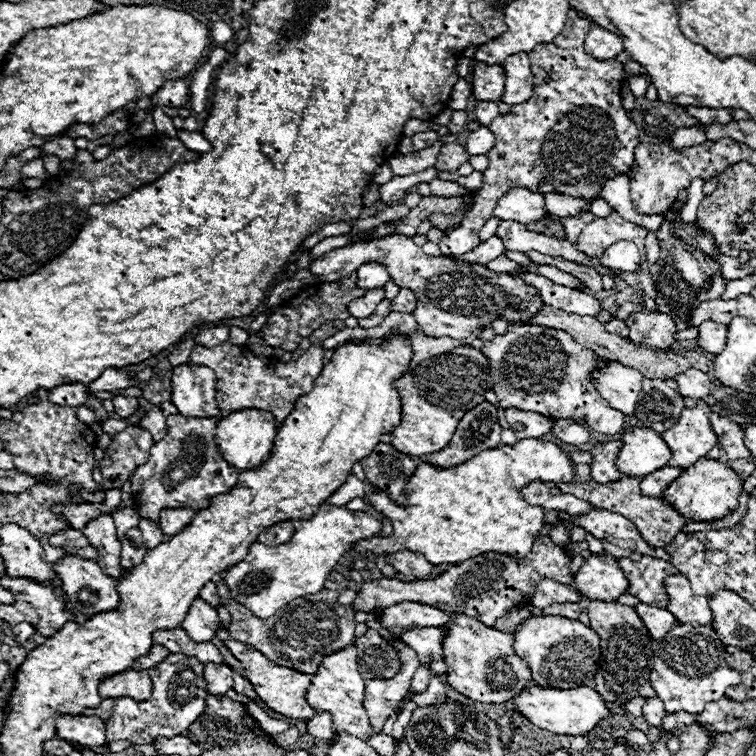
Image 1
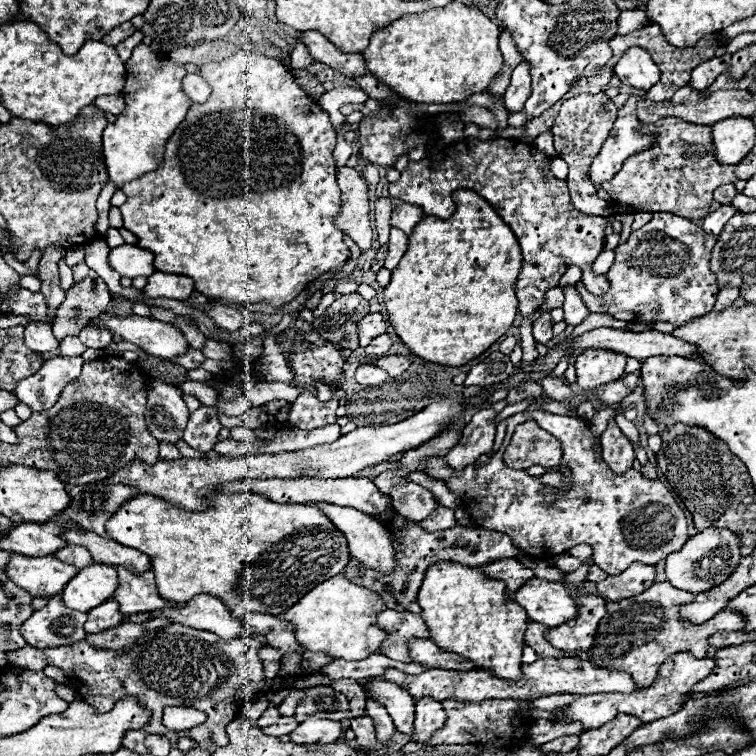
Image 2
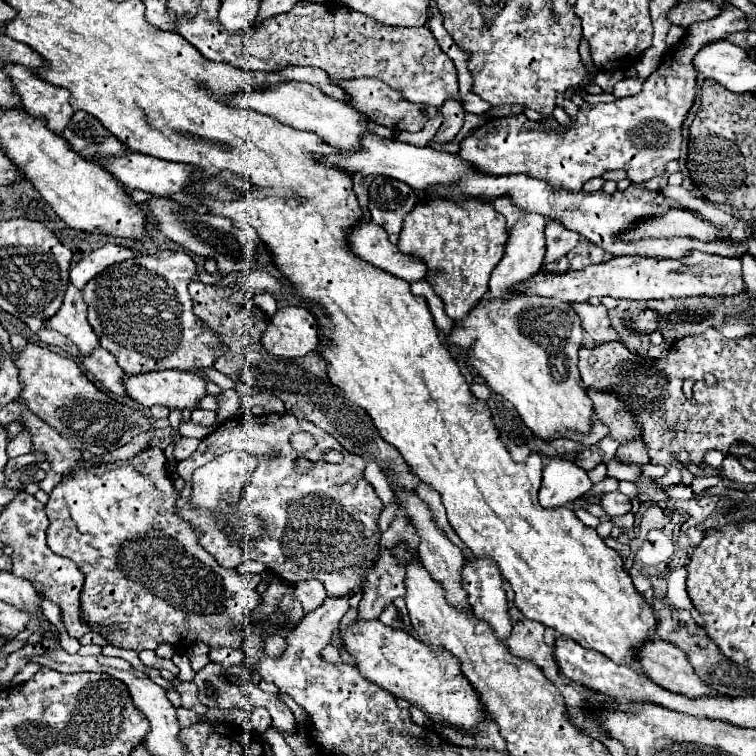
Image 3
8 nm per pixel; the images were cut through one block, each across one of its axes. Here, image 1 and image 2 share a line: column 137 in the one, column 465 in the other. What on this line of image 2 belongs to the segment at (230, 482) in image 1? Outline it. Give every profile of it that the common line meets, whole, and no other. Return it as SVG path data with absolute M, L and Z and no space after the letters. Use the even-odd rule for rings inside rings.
M536 410L518 412L506 418L506 426L508 432L500 450L494 452L490 462L480 470L474 470L474 464L470 464L456 472L444 466L442 458L430 458L426 464L426 474L442 478L446 486L460 496L476 526L508 534L516 548L534 558L552 558L564 554L576 544L590 544L596 566L610 576L624 572L634 562L658 564L670 552L684 546L688 538L688 522L674 496L660 480L648 480L634 468L618 476L604 462L598 462L594 456L594 444L598 444L598 438L592 436L590 428L580 418ZM530 418L562 442L562 464L572 470L570 478L564 476L566 488L560 488L554 496L542 496L542 484L536 476L508 468L502 458L514 428Z

